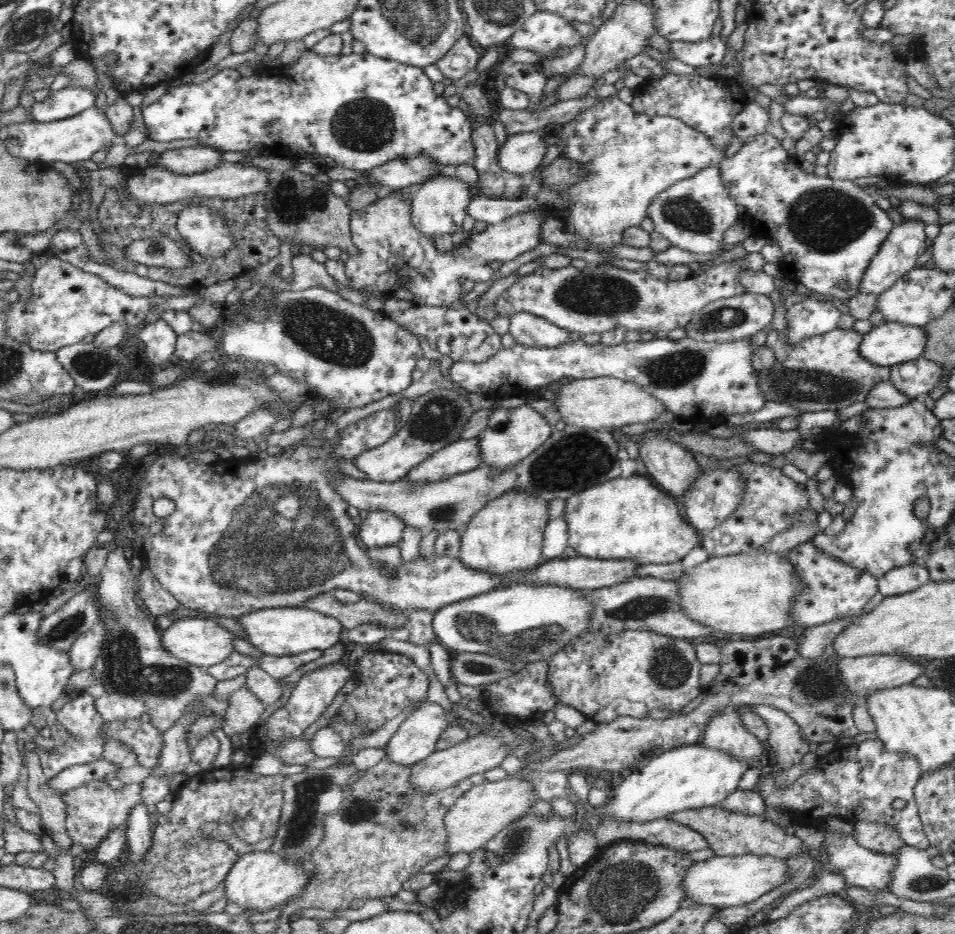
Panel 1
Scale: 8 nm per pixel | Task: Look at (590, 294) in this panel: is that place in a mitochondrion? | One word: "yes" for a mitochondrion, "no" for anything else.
yes

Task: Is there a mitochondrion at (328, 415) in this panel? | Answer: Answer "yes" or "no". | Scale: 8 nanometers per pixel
no

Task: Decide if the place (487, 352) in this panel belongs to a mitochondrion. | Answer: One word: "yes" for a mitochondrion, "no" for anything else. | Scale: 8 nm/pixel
no

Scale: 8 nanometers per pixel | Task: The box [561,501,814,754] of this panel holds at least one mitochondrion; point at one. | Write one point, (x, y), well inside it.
(669, 669)

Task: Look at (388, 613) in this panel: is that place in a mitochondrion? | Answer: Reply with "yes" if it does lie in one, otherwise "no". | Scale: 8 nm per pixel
no

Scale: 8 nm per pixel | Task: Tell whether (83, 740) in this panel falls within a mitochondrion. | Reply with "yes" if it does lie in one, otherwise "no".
no

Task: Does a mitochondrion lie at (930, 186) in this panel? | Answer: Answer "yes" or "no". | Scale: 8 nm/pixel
no

